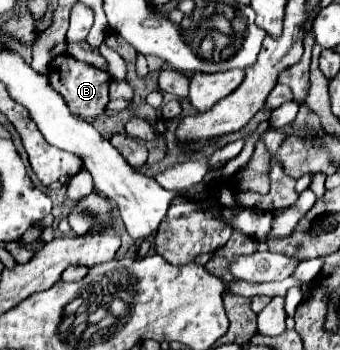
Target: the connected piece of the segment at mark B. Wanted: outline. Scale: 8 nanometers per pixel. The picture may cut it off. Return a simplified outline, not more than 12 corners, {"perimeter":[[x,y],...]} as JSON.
{"perimeter":[[74,57],[50,61],[50,85],[82,119],[104,113],[110,73]]}

